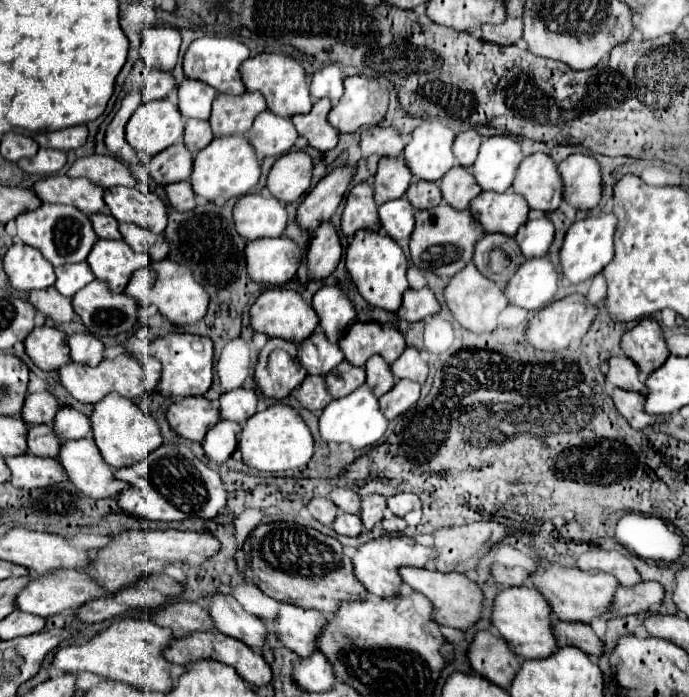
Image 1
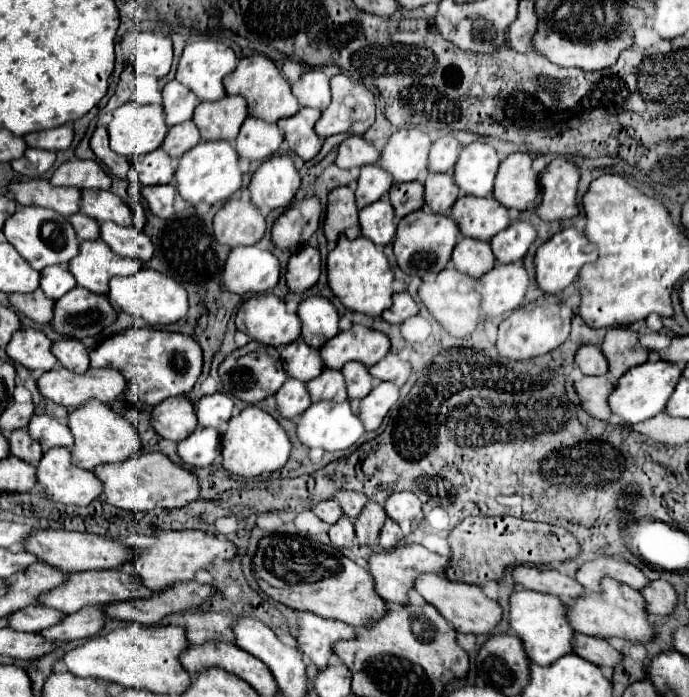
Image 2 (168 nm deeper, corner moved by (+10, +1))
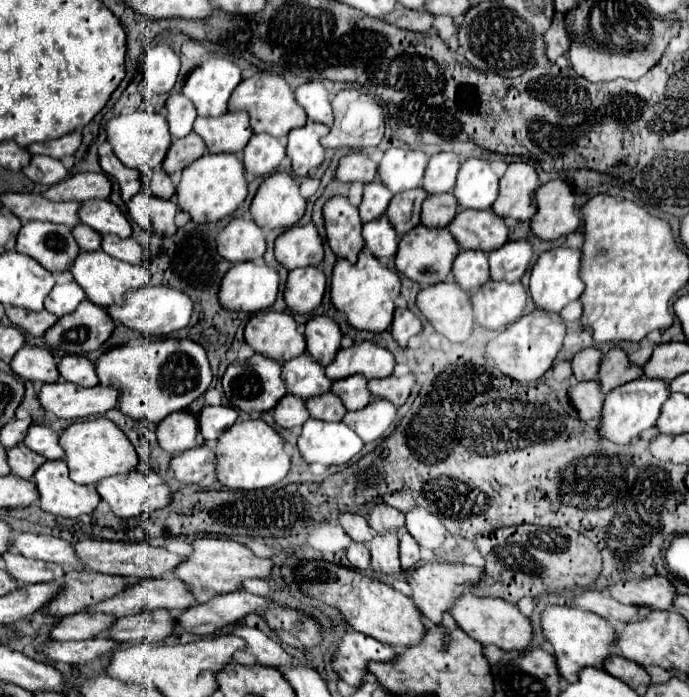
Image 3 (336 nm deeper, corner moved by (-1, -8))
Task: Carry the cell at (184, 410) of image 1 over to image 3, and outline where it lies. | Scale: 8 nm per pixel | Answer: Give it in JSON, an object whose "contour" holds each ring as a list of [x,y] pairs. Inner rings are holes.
{"contour":[[[171,412],[171,416],[159,422],[155,434],[157,444],[169,454],[181,454],[203,444],[197,418],[191,412]]]}

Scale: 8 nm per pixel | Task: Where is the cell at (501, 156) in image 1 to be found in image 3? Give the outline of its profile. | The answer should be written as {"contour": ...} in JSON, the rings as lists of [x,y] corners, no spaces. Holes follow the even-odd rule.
{"contour":[[[465,160],[459,168],[453,194],[461,208],[491,208],[499,194],[499,176],[491,170],[489,160]]]}

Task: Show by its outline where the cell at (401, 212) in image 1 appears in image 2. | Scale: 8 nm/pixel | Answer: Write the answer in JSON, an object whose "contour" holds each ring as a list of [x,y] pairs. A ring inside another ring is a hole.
{"contour":[[[378,199],[376,203],[370,203],[368,207],[360,209],[360,229],[362,235],[374,241],[376,245],[386,245],[396,235],[396,223],[394,223],[394,207],[388,199]]]}

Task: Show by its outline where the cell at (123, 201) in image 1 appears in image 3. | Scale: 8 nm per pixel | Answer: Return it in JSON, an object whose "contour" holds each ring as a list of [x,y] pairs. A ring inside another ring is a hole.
{"contour":[[[87,200],[79,208],[79,220],[99,234],[115,234],[121,238],[131,236],[127,216],[111,200]]]}

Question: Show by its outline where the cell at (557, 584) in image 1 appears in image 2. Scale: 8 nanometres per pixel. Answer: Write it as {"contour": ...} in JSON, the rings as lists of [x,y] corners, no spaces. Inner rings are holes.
{"contour":[[[608,577],[600,581],[600,591],[586,591],[572,605],[568,605],[568,623],[576,633],[594,637],[622,637],[630,641],[648,641],[652,637],[652,627],[648,613],[644,611],[642,595],[628,585]]]}

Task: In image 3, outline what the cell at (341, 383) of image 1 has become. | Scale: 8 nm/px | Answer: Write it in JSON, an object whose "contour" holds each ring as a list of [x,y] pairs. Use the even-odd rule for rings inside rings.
{"contour":[[[325,392],[321,396],[313,396],[305,400],[305,408],[309,410],[311,418],[327,420],[327,422],[339,422],[347,412],[343,408],[343,402],[333,392]]]}

